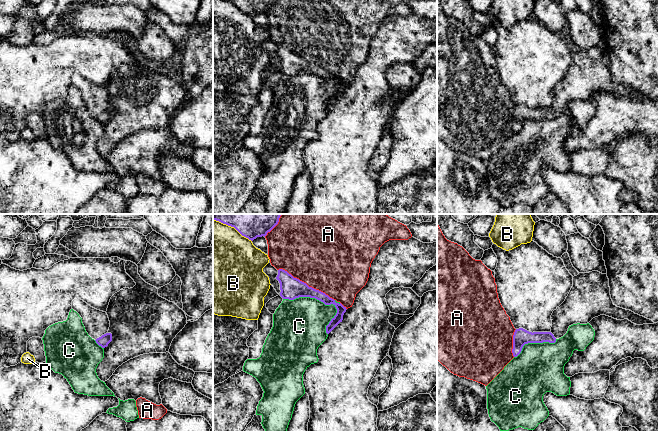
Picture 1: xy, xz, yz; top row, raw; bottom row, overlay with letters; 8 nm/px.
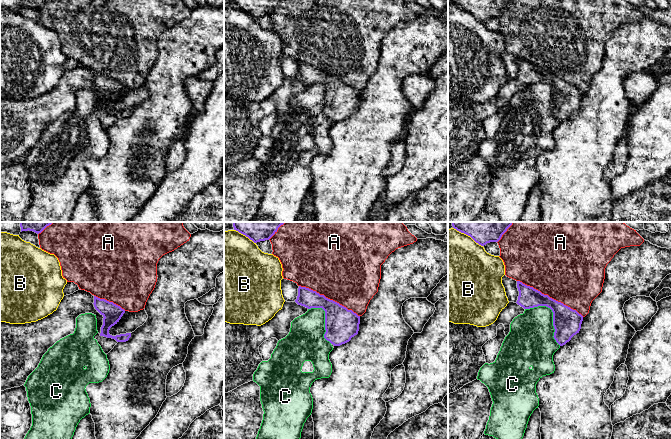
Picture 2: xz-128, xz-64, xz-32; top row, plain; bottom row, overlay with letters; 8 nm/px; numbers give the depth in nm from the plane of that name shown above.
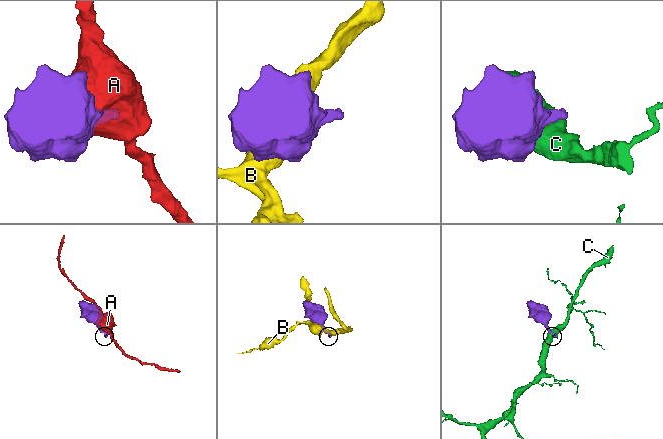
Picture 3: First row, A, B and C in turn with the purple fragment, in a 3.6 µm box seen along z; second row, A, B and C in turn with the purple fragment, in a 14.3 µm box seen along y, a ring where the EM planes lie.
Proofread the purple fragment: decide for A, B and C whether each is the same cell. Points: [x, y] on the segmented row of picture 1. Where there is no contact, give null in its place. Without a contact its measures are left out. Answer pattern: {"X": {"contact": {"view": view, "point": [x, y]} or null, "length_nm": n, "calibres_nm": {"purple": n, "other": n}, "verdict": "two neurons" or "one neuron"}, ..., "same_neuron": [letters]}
{"A": {"contact": {"view": "xz", "point": [305, 283]}, "length_nm": 500, "calibres_nm": {"purple": 180, "other": 500}, "verdict": "two neurons"}, "B": {"contact": {"view": "xz", "point": [232, 226]}, "length_nm": 360, "calibres_nm": {"purple": 380, "other": 480}, "verdict": "two neurons"}, "C": {"contact": {"view": "xz", "point": [323, 302]}, "length_nm": 460, "calibres_nm": {"purple": 140, "other": 400}, "verdict": "two neurons"}, "same_neuron": []}

